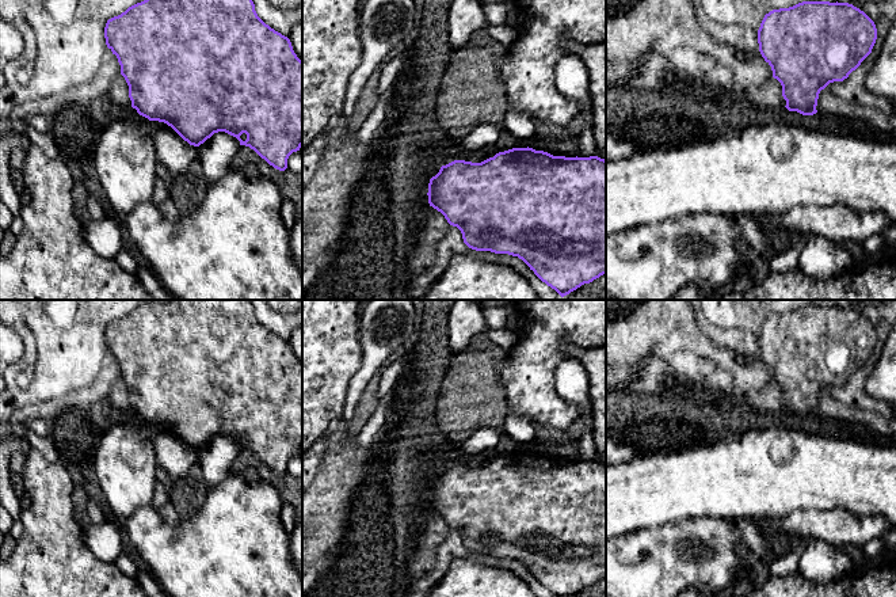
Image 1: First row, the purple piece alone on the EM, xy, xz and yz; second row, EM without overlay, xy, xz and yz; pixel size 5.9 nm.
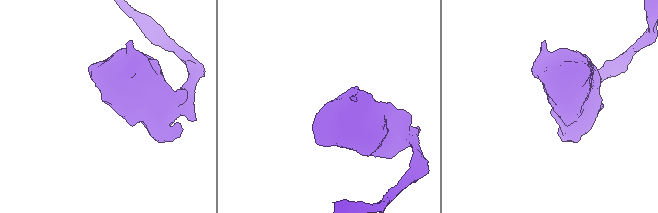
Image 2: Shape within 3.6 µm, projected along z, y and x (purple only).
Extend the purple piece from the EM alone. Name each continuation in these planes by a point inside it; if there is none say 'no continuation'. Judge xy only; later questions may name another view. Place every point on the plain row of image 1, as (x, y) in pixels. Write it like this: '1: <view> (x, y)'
no continuation

